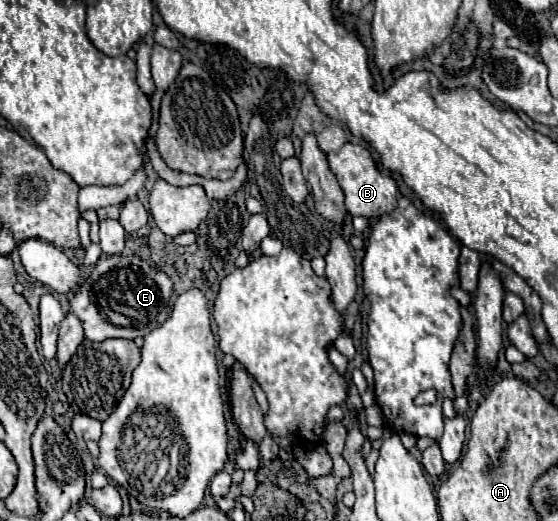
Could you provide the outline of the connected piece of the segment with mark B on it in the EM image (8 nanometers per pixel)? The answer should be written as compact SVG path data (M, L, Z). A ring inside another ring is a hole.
M346 142L338 152L328 152L330 170L336 174L344 196L346 196L346 210L350 216L364 216L364 218L378 218L384 212L392 212L396 208L396 196L398 196L398 184L390 174L382 174L382 170L376 166L376 160L372 158L370 150Z

